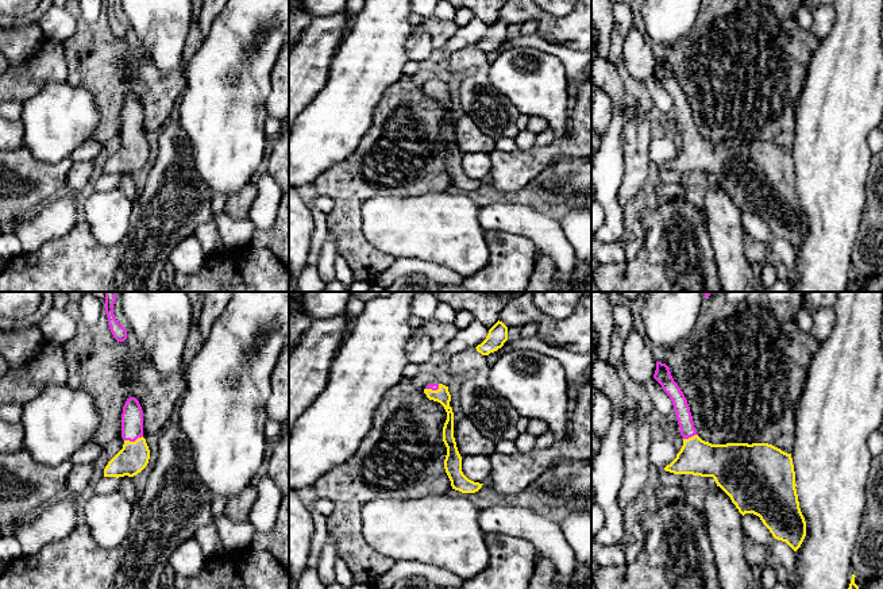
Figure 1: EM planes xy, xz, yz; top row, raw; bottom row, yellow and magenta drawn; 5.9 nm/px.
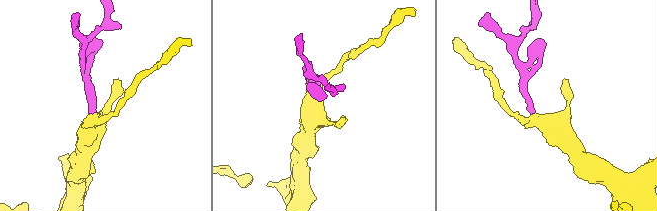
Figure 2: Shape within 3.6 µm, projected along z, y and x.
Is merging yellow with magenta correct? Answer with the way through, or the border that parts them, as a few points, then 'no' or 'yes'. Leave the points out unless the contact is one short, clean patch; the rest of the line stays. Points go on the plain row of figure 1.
across xy (132, 156), (132, 139), (132, 112) | yes

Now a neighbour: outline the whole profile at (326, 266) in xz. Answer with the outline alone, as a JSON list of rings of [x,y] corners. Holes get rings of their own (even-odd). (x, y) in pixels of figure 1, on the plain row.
[[[328,228],[328,236],[320,251],[319,262],[317,262],[319,277],[324,284],[328,284],[332,280],[335,280],[335,261],[338,255],[339,254],[338,254],[335,235]]]

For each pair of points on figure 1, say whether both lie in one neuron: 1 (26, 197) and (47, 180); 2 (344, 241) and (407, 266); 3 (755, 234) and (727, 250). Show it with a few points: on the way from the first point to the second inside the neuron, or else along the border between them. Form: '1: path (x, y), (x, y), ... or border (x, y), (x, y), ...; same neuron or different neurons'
1: path (31, 192), (42, 183); same neuron
2: border (394, 260), (377, 277); different neurons
3: border (741, 214), (741, 227), (745, 234); different neurons

